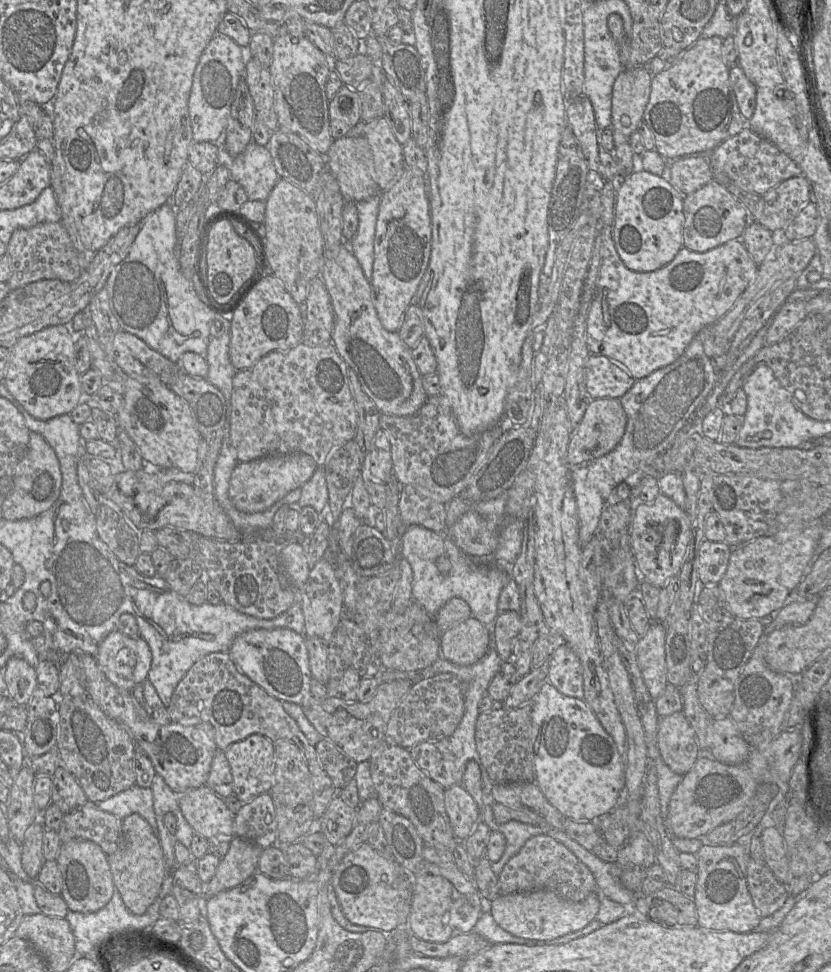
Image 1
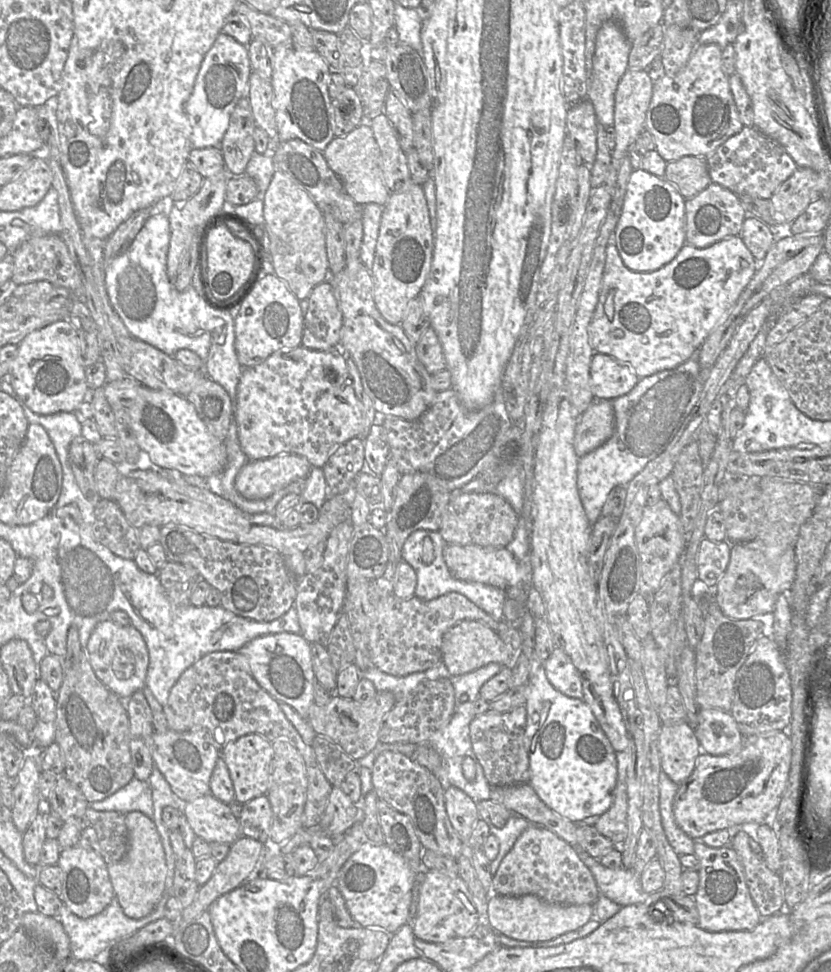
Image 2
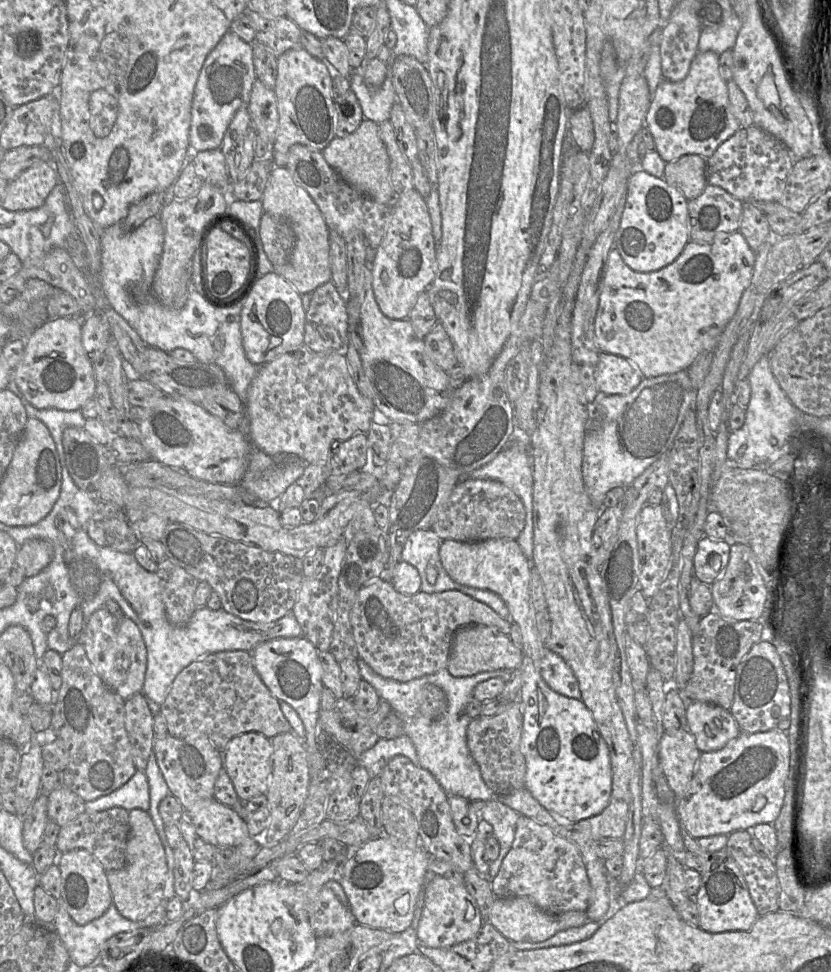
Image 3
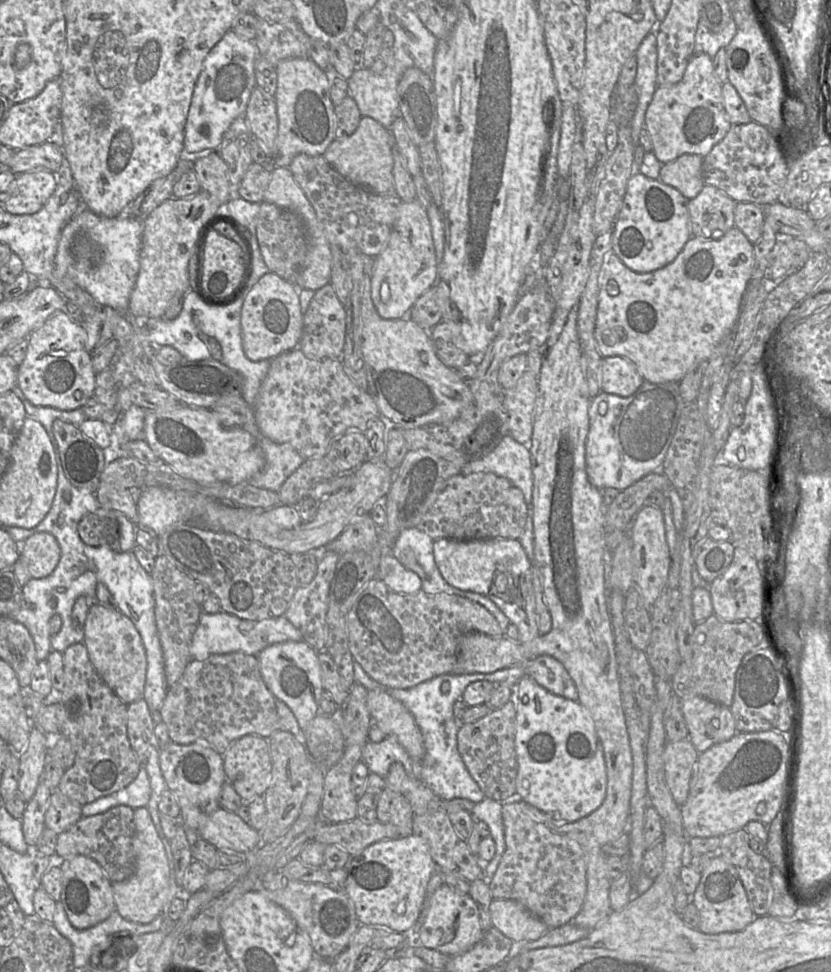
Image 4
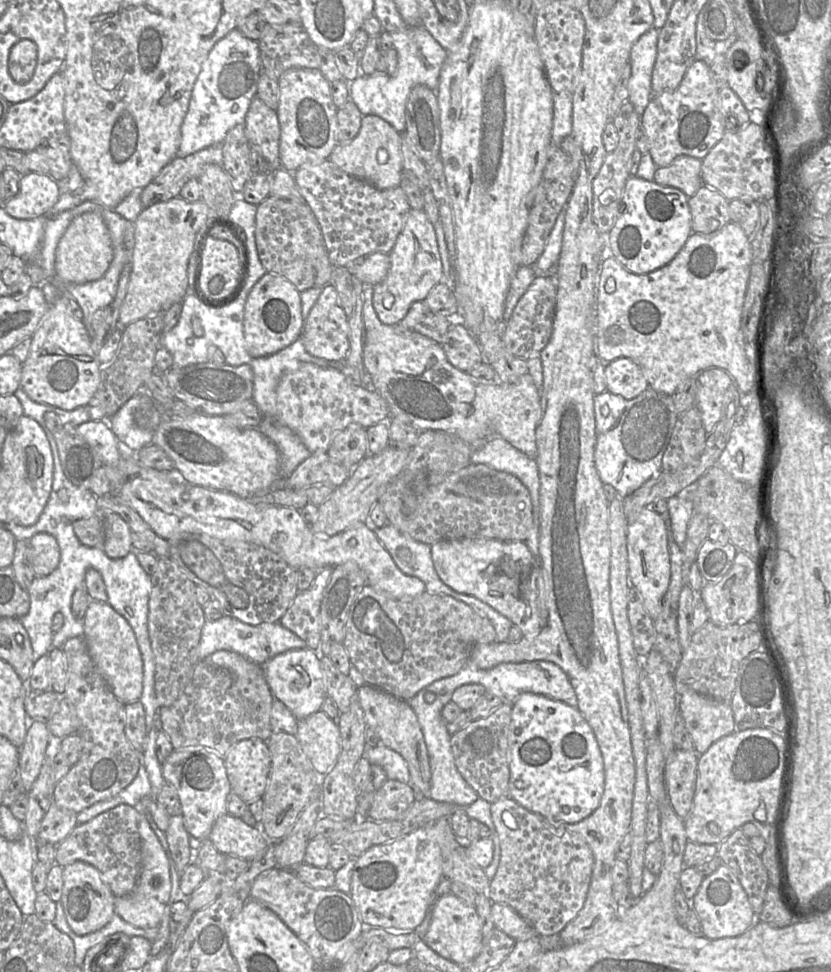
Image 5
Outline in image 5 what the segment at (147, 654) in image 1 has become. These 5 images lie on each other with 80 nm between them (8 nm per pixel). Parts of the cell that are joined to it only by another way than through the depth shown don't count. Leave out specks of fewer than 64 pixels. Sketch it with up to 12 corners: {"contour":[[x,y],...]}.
{"contour":[[90,601],[89,655],[124,705],[139,701],[143,662],[131,626]]}

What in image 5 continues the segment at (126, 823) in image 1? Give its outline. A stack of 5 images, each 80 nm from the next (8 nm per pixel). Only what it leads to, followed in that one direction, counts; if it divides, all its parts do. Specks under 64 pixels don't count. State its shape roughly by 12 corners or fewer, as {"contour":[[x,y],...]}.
{"contour":[[139,812],[142,870],[115,913],[159,927],[172,883],[166,853]]}

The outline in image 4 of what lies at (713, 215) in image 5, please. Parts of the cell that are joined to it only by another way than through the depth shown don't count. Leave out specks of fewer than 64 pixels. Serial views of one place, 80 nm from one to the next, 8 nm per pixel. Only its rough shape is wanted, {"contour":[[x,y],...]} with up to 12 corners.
{"contour":[[705,184],[688,200],[692,236],[735,226],[736,202]]}

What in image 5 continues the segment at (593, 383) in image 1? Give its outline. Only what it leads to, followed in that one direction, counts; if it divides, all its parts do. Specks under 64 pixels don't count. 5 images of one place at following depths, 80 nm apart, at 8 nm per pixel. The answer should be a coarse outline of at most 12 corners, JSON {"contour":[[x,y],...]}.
{"contour":[[626,357],[604,367],[606,390],[630,400],[649,384]]}

